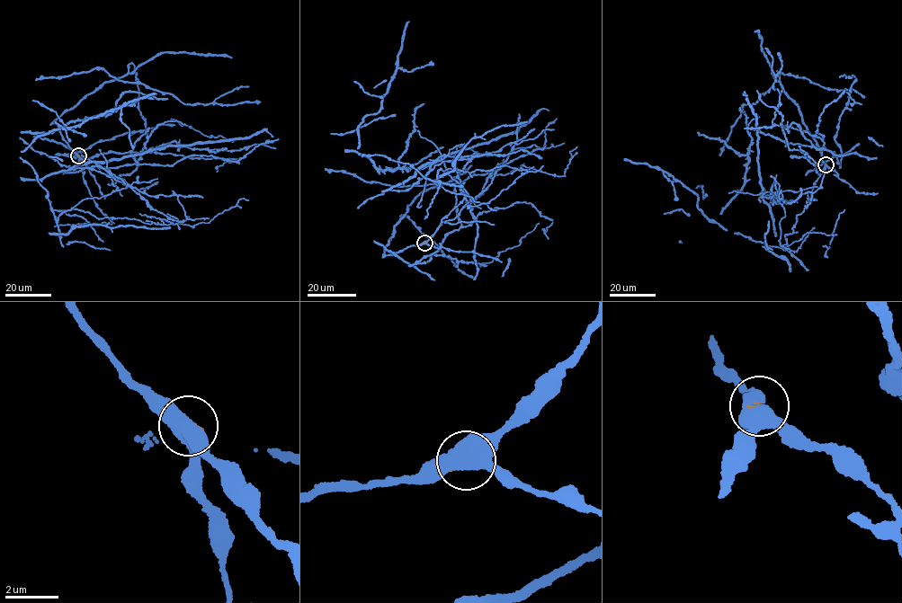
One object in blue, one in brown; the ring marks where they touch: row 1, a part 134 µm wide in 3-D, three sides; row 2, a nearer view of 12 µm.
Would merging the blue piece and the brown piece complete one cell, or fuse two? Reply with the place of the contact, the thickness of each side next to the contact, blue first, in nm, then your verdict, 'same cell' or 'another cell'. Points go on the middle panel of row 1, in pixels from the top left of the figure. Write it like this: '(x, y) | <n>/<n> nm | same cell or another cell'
(424, 243) | 500/110 nm | another cell

